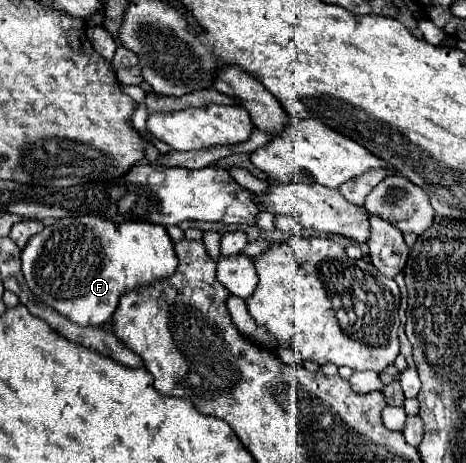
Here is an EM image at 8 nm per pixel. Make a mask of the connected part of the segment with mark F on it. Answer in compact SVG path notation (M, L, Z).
M92 215L64 217L46 225L22 249L22 275L28 289L48 307L78 325L102 325L118 307L122 293L172 275L178 267L172 239L154 223L112 223Z

